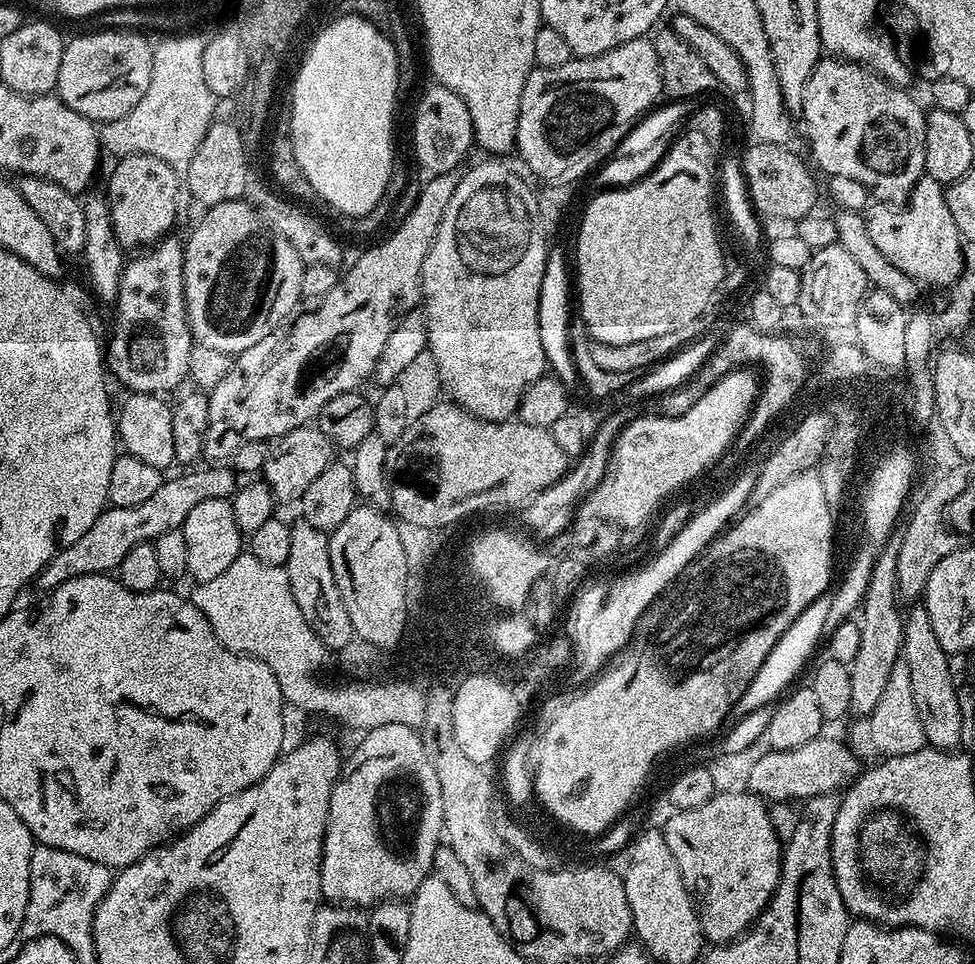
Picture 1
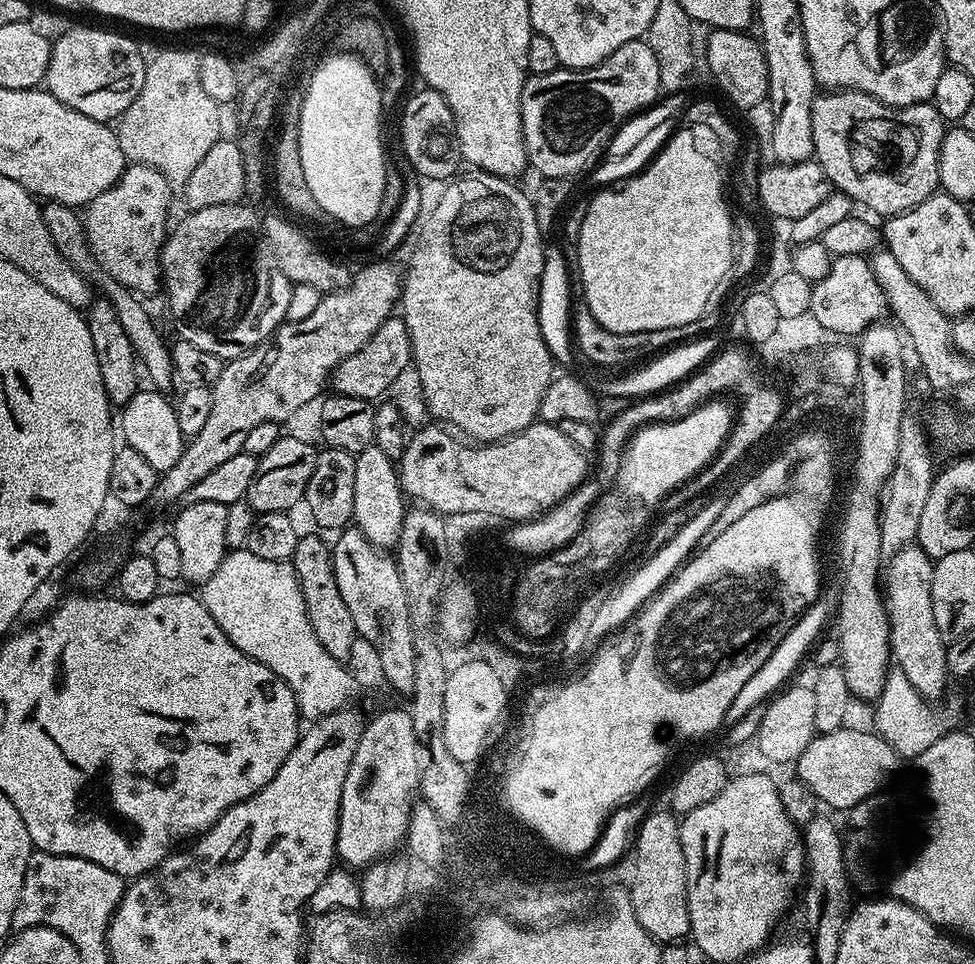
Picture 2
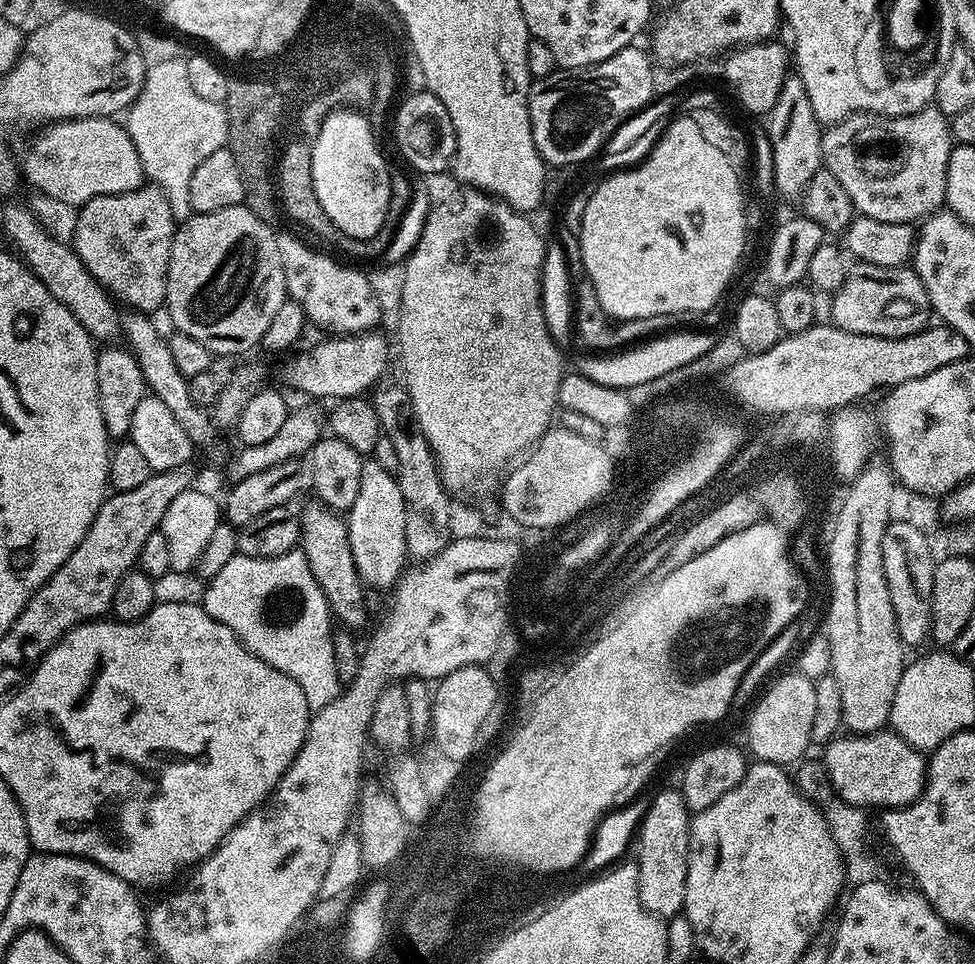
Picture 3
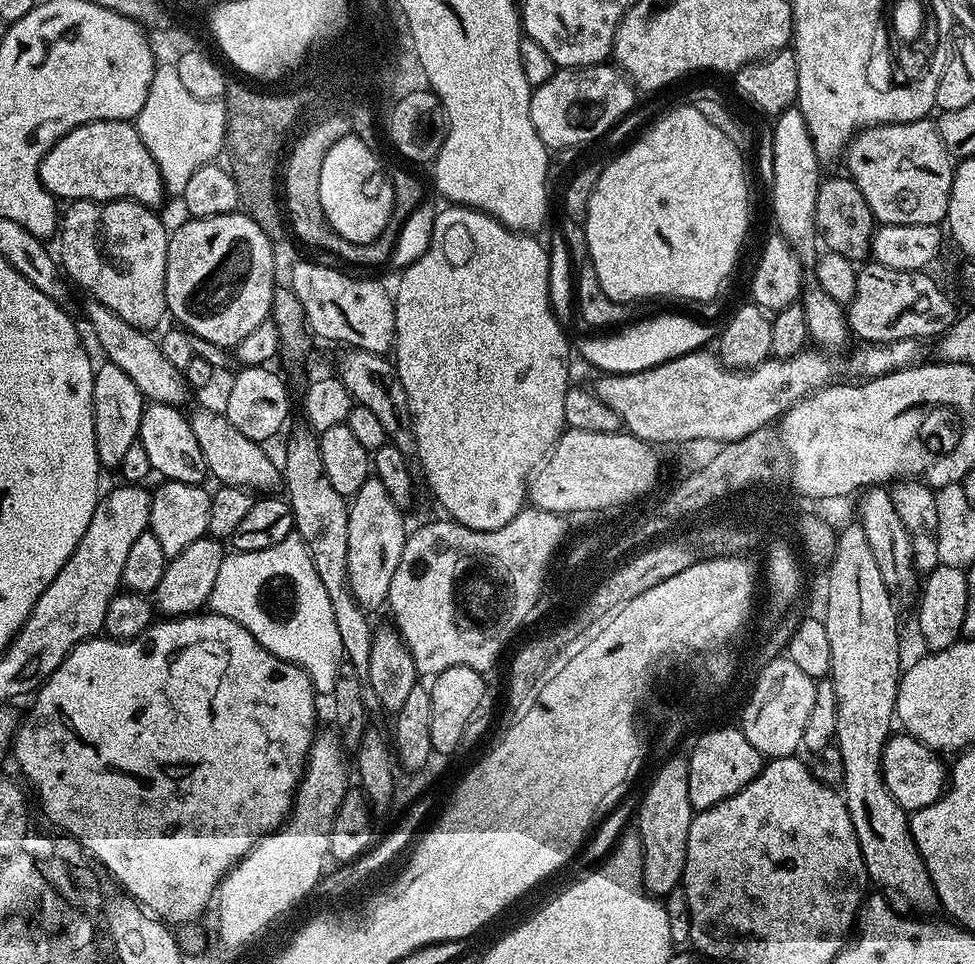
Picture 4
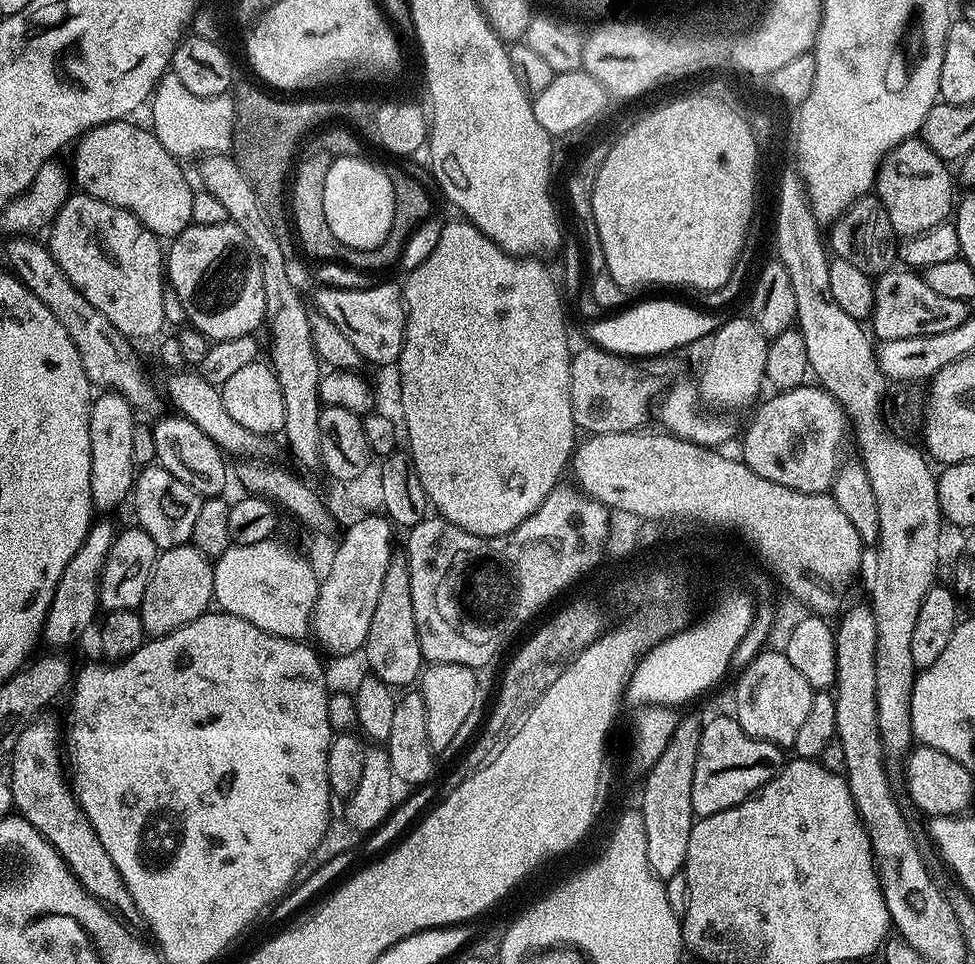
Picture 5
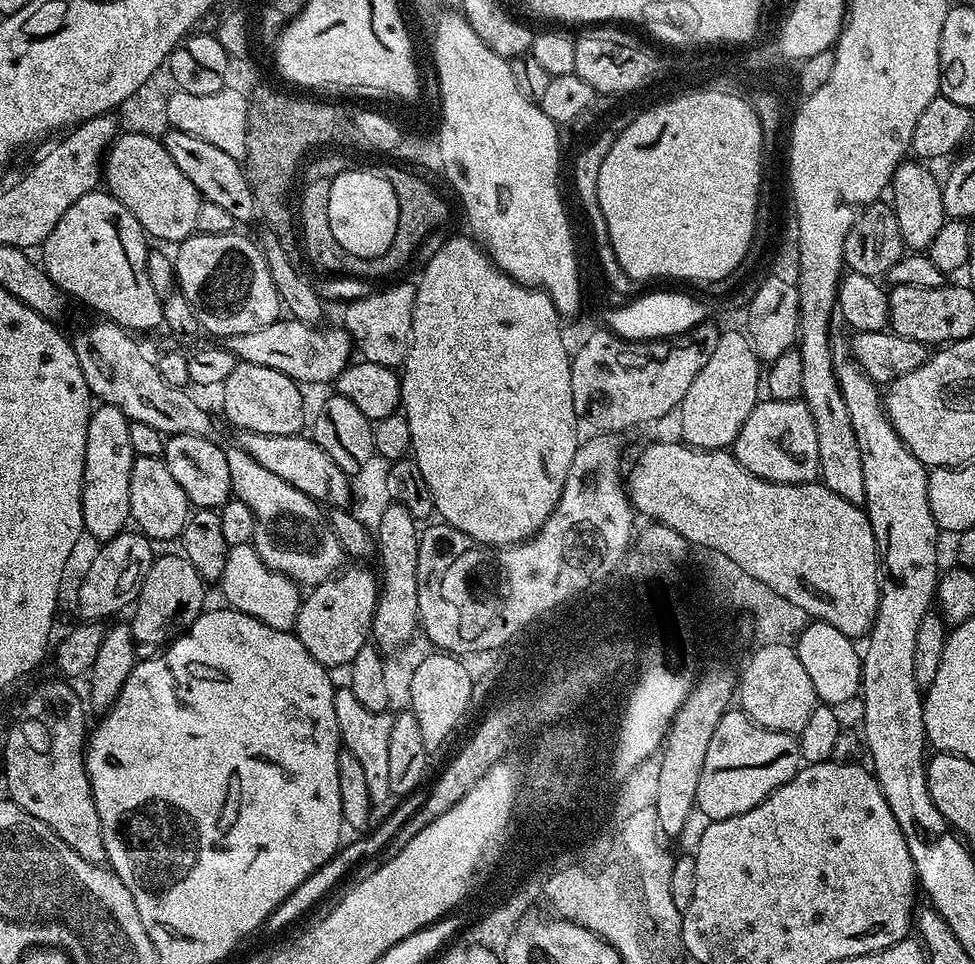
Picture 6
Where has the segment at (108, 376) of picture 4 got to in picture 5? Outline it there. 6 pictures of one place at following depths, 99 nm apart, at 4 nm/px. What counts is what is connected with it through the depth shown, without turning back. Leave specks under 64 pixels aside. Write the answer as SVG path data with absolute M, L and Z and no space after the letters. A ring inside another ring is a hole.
M101 391L92 401L90 410L90 494L97 513L112 514L120 503L131 497L138 475L134 462L134 430L138 416L125 396Z

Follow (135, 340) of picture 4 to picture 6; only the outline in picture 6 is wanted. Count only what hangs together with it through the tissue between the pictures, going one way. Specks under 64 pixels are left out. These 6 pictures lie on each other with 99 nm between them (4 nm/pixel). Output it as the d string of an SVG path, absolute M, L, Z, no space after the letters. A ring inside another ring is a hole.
M243 430L235 434L235 447L246 450L246 454L250 454L250 458L258 462L258 466L266 466L266 470L278 474L282 482L290 482L294 490L302 490L302 494L306 494L311 500L323 502L328 506L344 506L349 503L347 500L354 496L353 481L348 481L351 480L349 473L342 471L338 462L334 462L334 458L330 458L330 454L326 454L326 450L322 450L322 446L318 446L315 440L307 435L258 434Z

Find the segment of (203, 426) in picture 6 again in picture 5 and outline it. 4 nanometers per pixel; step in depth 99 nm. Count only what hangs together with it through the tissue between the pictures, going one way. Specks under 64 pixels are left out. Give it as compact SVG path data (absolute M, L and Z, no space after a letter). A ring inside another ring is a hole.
M28 236L11 237L6 246L9 260L7 263L11 271L15 272L27 289L34 294L34 298L38 298L38 302L42 302L42 306L46 306L46 310L50 310L54 318L62 322L66 334L70 334L70 342L74 342L78 350L78 358L82 358L82 366L86 370L88 380L97 389L125 396L133 409L141 413L158 411L160 400L162 404L161 393L160 396L156 393L155 386L140 369L140 360L132 349L133 341L123 336L114 326L114 322L109 322L96 307L86 302L86 298L82 298L77 287L66 278L66 274L62 273L62 268L58 266L47 245L34 240L36 239Z

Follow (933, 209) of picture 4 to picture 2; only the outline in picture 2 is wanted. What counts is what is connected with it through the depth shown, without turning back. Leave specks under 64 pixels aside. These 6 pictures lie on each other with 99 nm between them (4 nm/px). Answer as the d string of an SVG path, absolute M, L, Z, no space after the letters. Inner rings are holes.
M824 90L814 98L812 107L812 129L814 130L814 159L820 163L822 170L826 170L826 178L832 183L837 192L845 192L853 202L872 212L877 212L880 218L900 216L908 212L919 203L925 202L926 198L937 191L940 175L938 174L938 158L940 147L944 141L946 122L938 114L938 110L931 102L922 104L911 104L905 108L892 108L889 104L883 104L878 98L874 98L865 92L854 92L851 90Z

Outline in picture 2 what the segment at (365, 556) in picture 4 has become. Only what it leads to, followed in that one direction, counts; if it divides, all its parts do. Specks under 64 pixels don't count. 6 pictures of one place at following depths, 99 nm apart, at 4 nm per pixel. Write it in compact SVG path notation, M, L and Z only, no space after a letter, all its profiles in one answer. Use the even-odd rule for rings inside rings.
M375 442L366 450L355 453L354 466L354 514L355 527L376 548L395 549L402 534L402 522L406 511L406 497L400 489L397 465L378 448Z

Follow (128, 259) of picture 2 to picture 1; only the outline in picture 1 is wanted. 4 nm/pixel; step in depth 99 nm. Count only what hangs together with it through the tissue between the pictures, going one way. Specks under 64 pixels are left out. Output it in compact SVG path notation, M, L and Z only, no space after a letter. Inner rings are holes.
M130 154L119 157L115 161L116 169L108 180L106 195L110 206L110 218L114 226L116 240L125 250L144 250L153 244L157 244L165 236L173 231L172 223L176 220L176 203L182 196L181 177L162 158L154 158L154 154Z

